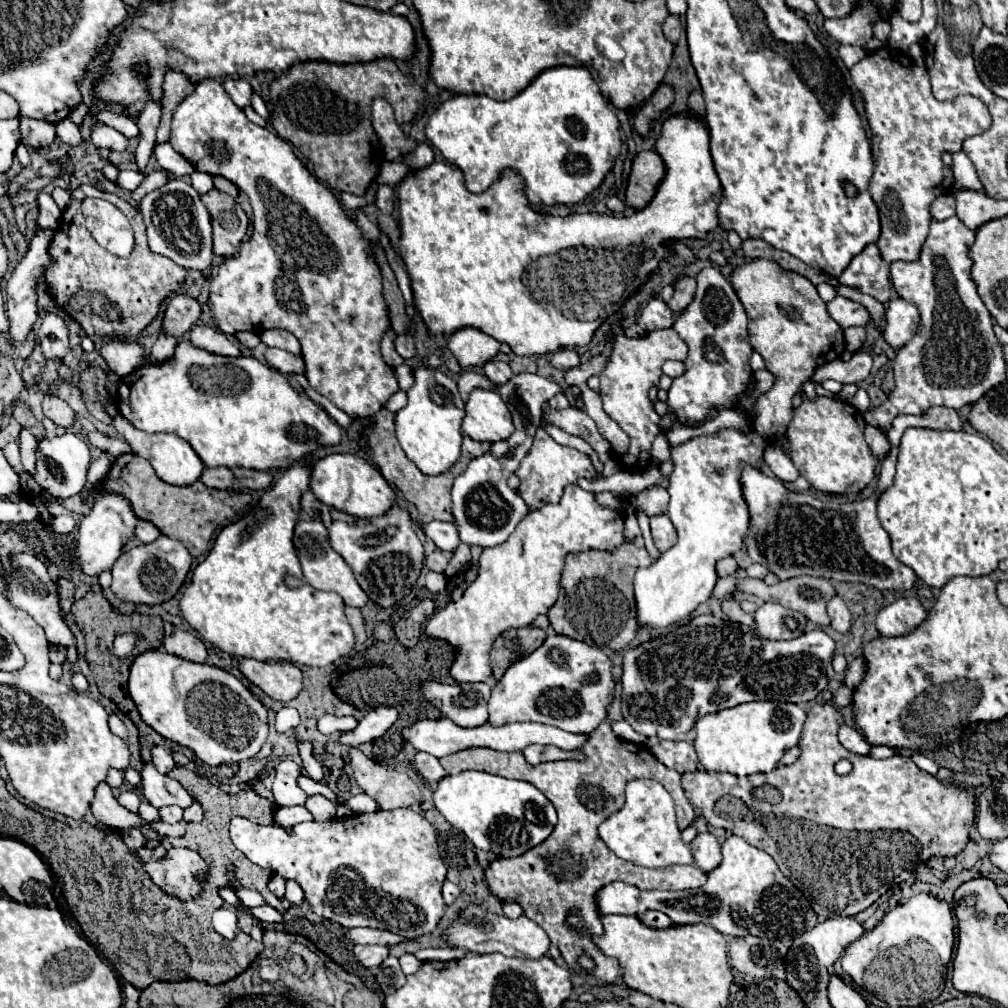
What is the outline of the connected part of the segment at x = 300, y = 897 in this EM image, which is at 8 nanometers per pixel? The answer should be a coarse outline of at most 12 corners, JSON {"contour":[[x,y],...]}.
{"contour":[[294,880],[286,882],[286,896],[292,906],[304,902],[302,888]]}

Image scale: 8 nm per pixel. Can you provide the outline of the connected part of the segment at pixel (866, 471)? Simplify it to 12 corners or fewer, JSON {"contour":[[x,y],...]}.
{"contour":[[804,398],[786,438],[820,492],[858,494],[878,460],[864,416]]}

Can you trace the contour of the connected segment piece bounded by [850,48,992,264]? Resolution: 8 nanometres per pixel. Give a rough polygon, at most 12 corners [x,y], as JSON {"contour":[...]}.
{"contour":[[896,48],[850,68],[872,130],[882,258],[912,262],[942,152],[982,134],[982,100],[932,96]]}

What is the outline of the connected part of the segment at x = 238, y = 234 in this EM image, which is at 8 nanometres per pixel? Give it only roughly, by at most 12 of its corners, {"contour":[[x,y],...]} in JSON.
{"contour":[[210,190],[202,202],[212,216],[214,252],[234,256],[248,228],[232,196]]}

